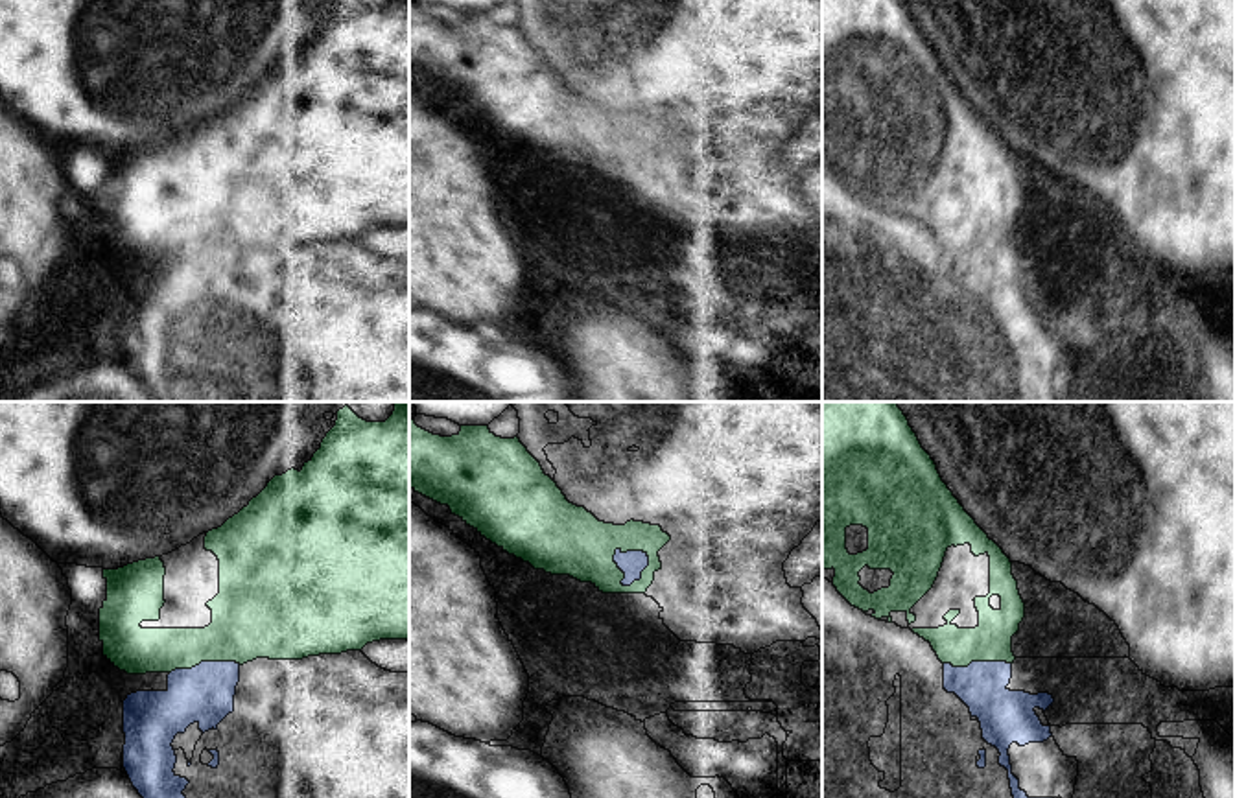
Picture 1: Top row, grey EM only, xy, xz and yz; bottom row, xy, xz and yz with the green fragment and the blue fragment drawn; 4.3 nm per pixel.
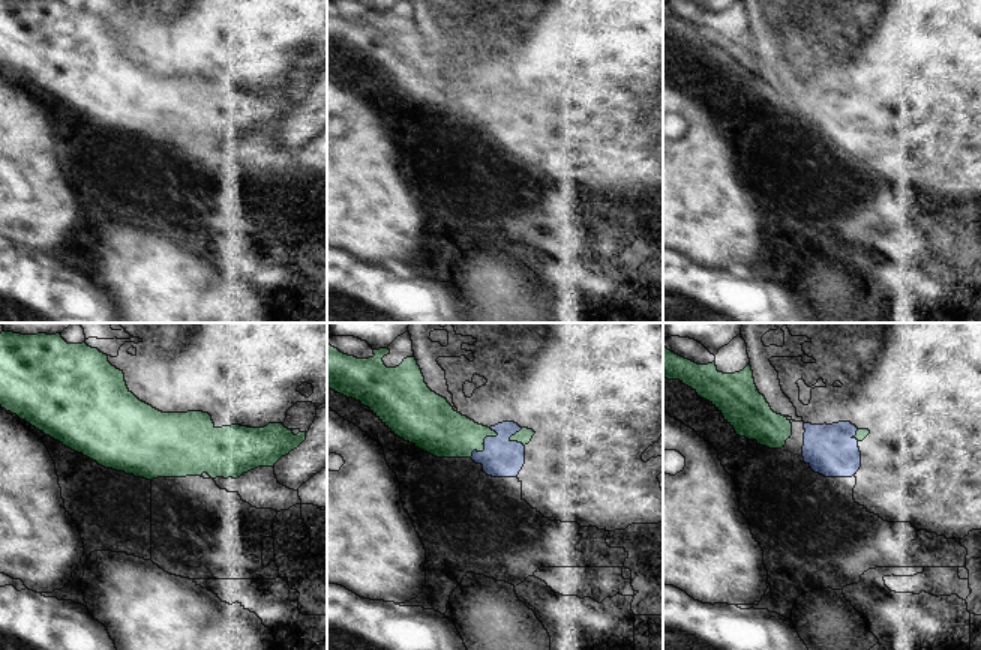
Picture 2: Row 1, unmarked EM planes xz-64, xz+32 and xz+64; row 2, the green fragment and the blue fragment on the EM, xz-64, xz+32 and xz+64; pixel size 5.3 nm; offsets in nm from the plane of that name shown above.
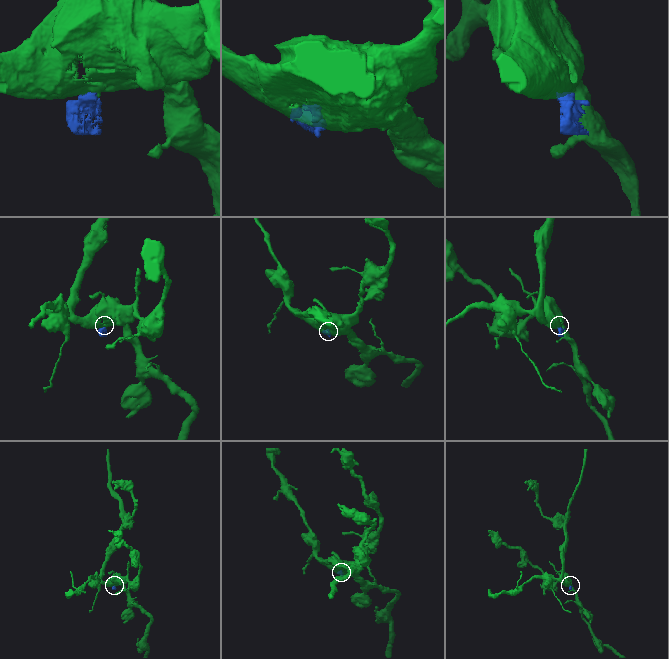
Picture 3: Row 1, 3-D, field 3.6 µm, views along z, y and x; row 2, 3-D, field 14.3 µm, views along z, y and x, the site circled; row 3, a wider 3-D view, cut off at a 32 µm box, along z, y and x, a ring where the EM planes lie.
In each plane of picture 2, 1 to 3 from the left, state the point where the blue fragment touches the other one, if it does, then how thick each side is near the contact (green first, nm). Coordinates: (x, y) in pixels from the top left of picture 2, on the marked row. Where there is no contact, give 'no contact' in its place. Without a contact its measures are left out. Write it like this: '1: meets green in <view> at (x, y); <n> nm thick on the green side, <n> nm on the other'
1: no contact
2: meets green in xz+32 at (483, 445); 260 nm thick on the green side, 200 nm on the other
3: meets green in xz+64 at (857, 434); 60 nm thick on the green side, 280 nm on the other

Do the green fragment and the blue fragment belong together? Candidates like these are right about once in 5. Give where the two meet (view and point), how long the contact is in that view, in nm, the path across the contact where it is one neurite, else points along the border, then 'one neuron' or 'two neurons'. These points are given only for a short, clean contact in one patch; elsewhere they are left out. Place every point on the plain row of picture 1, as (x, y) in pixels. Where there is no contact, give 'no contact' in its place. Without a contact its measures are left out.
contact xz (642, 161); length 190 nm; border xz (646, 139), (647, 152), (642, 163), (623, 174); two neurons

